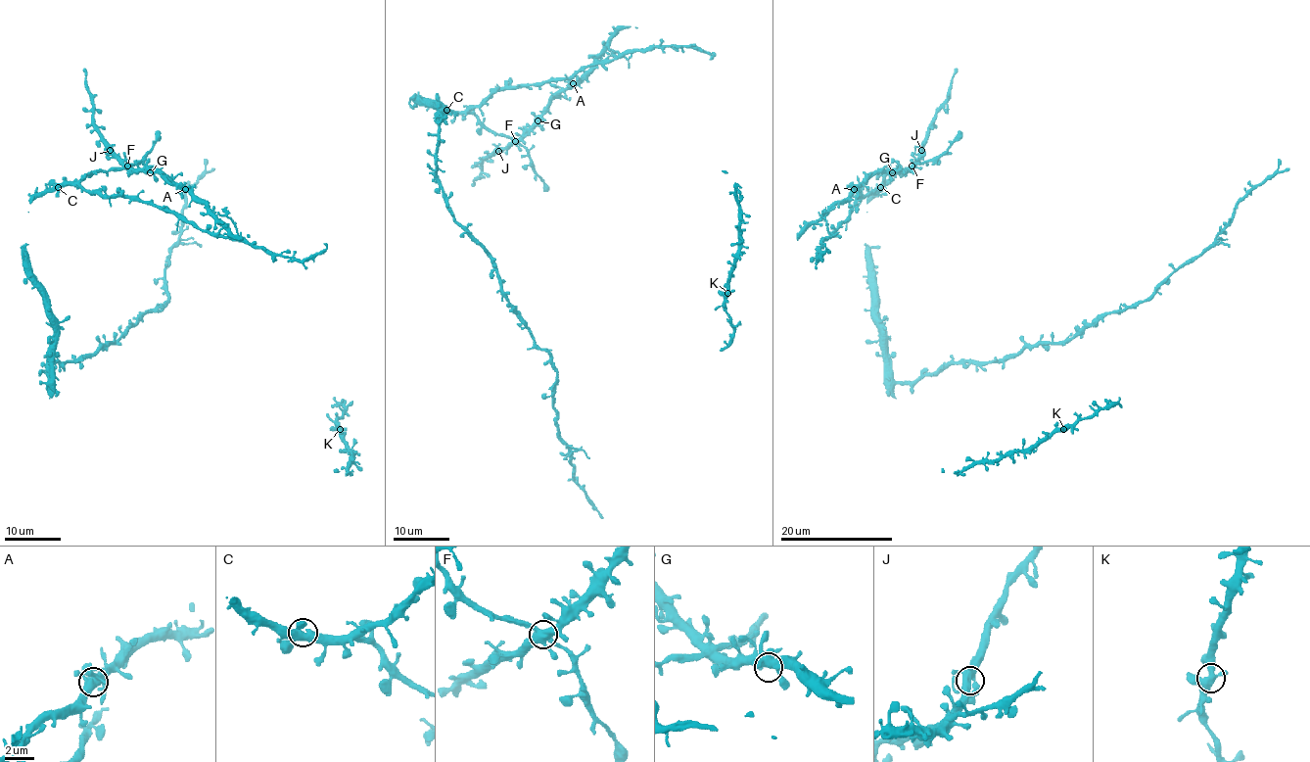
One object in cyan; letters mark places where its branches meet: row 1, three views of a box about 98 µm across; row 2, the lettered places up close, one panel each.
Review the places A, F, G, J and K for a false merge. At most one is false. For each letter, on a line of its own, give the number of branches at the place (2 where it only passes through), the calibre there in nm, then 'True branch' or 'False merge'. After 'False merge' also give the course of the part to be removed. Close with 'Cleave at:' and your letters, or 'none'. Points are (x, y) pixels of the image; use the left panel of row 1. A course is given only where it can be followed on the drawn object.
A: Branches: 7. Thickness 480 nm. True branch
F: Branches: 6. Thickness 600 nm. False merge
G: Branches: 8. Thickness 500 nm. True branch
J: Branches: 6. Thickness 500 nm. True branch
K: Branches: 4. Thickness 500 nm. True branch
Cleave at: F

